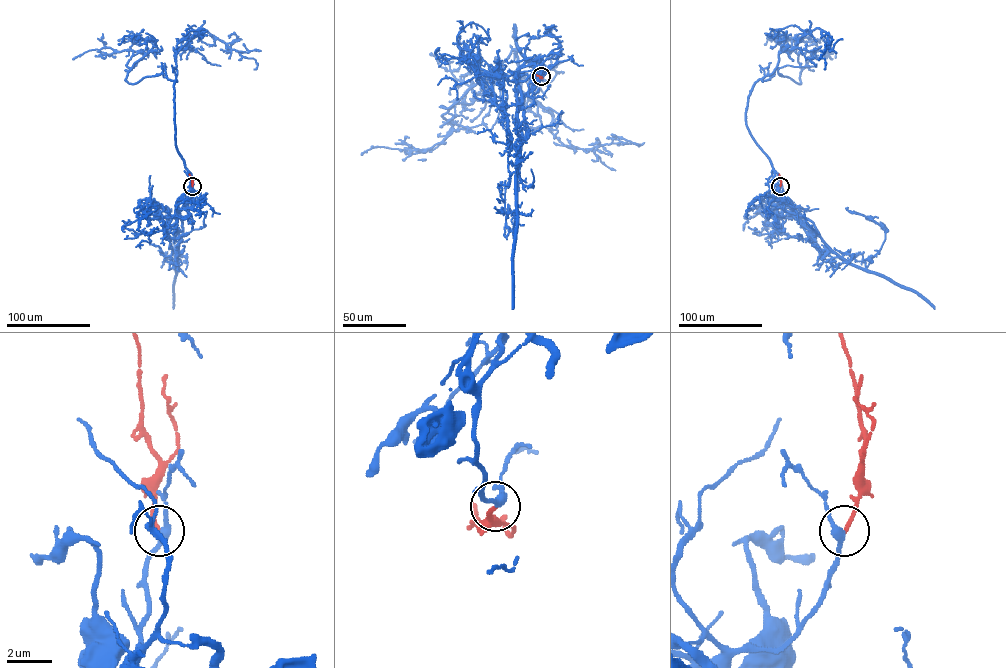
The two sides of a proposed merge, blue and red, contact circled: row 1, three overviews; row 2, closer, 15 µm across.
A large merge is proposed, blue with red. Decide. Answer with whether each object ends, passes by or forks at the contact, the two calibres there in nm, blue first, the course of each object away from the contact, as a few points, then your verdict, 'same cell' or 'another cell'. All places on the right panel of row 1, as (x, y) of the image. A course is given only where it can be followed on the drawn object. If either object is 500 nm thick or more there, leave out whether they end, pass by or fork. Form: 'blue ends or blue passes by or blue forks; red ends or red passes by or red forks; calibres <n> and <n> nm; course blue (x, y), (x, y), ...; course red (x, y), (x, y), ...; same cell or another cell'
blue passes by; red ends; calibres 280 and 160 nm; course blue (780, 186), (748, 96), (776, 69), (801, 83), (813, 51), (832, 58); course red (780, 186), (779, 174); same cell

